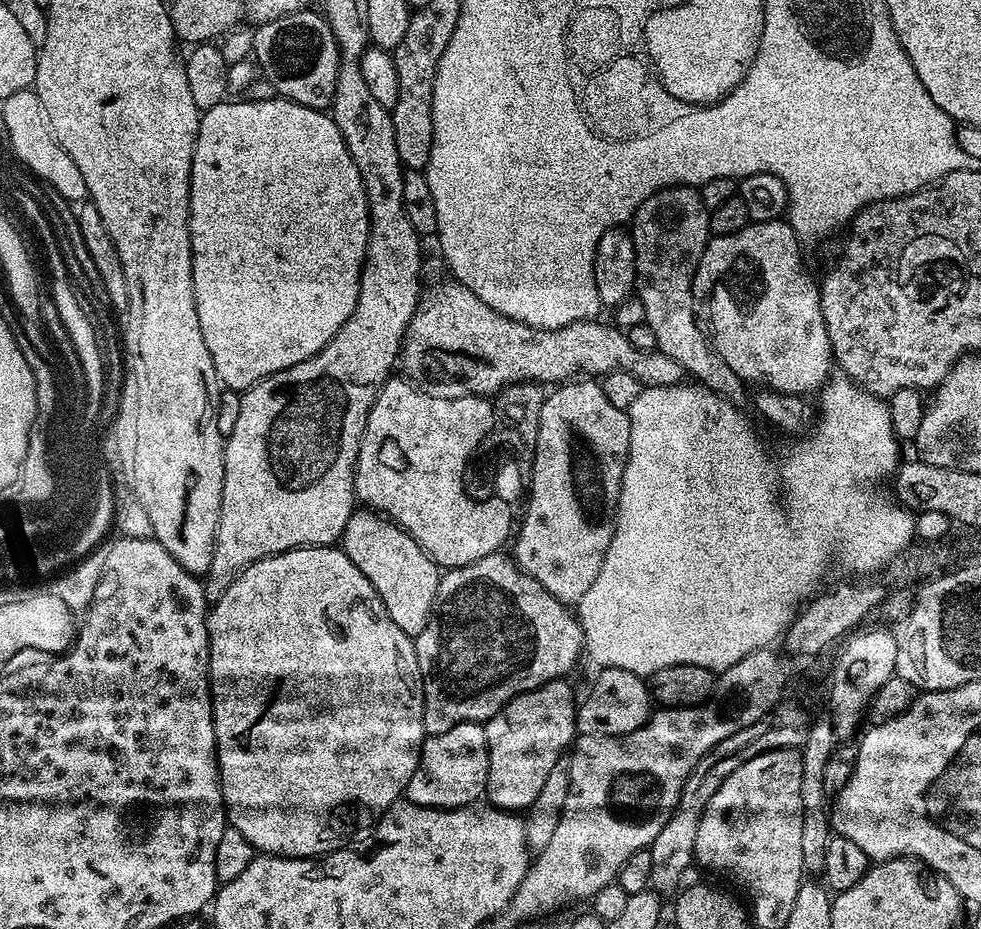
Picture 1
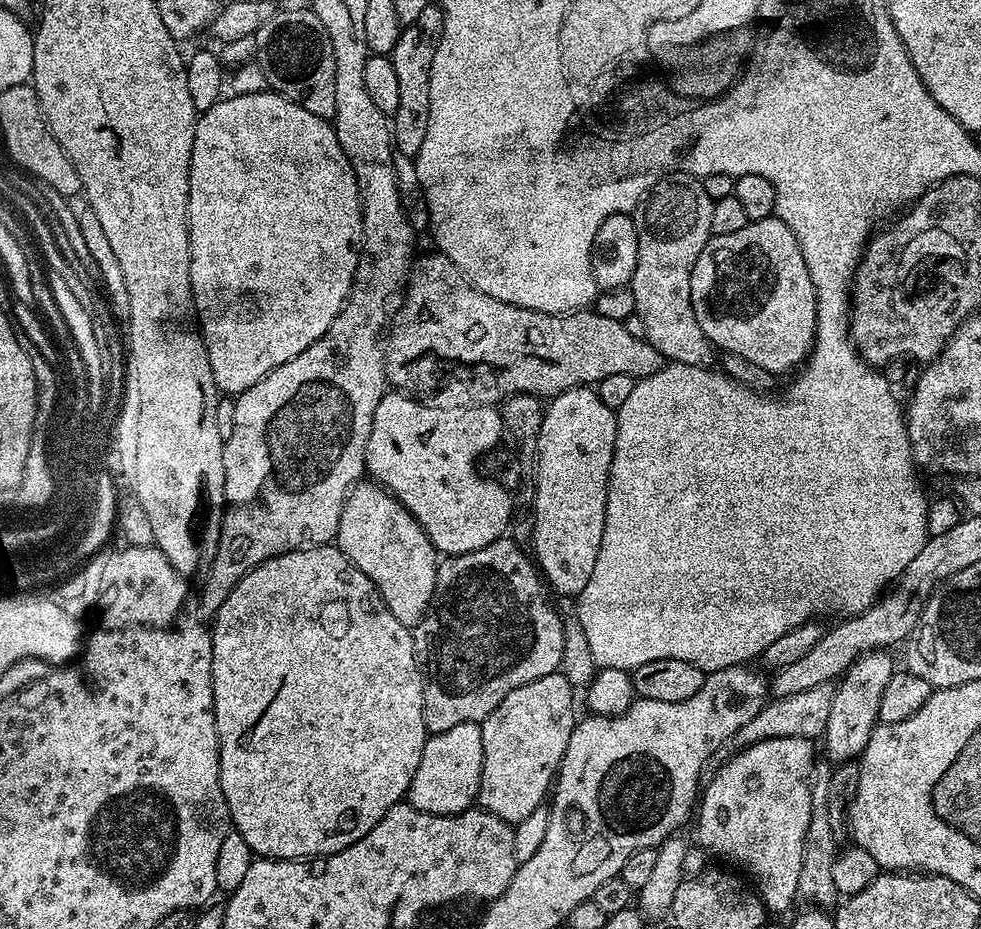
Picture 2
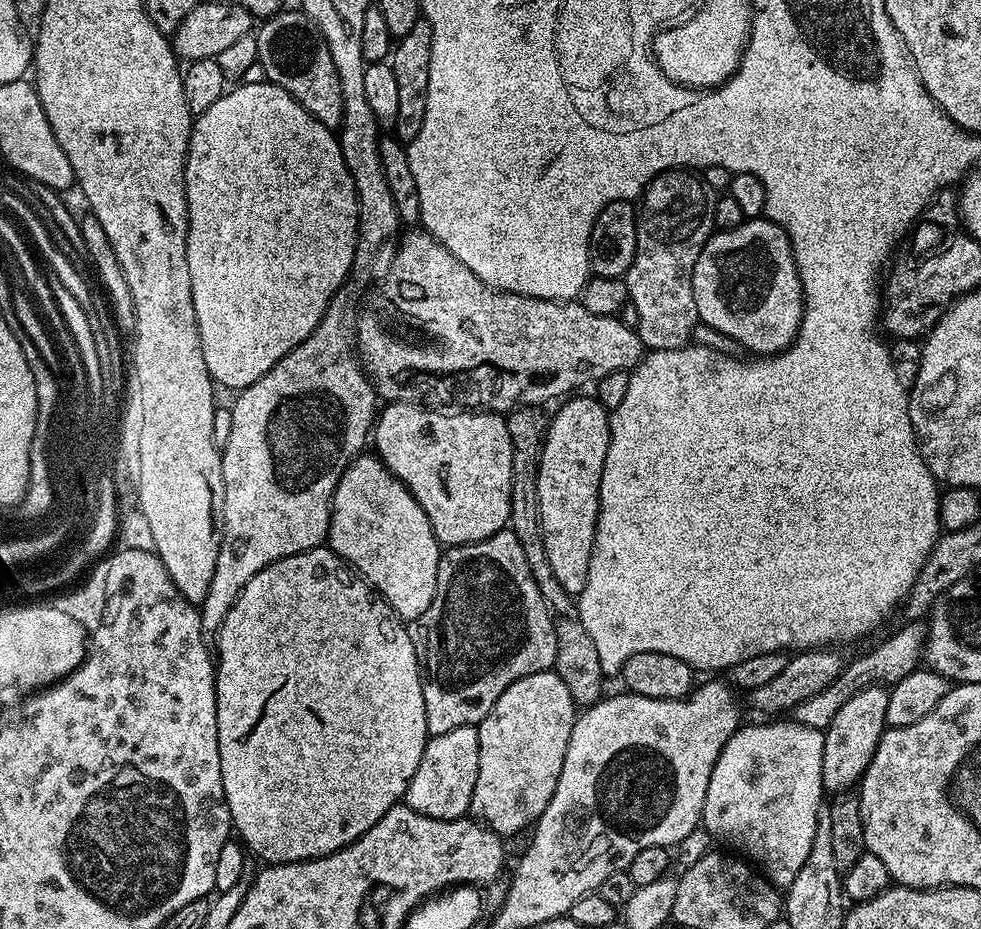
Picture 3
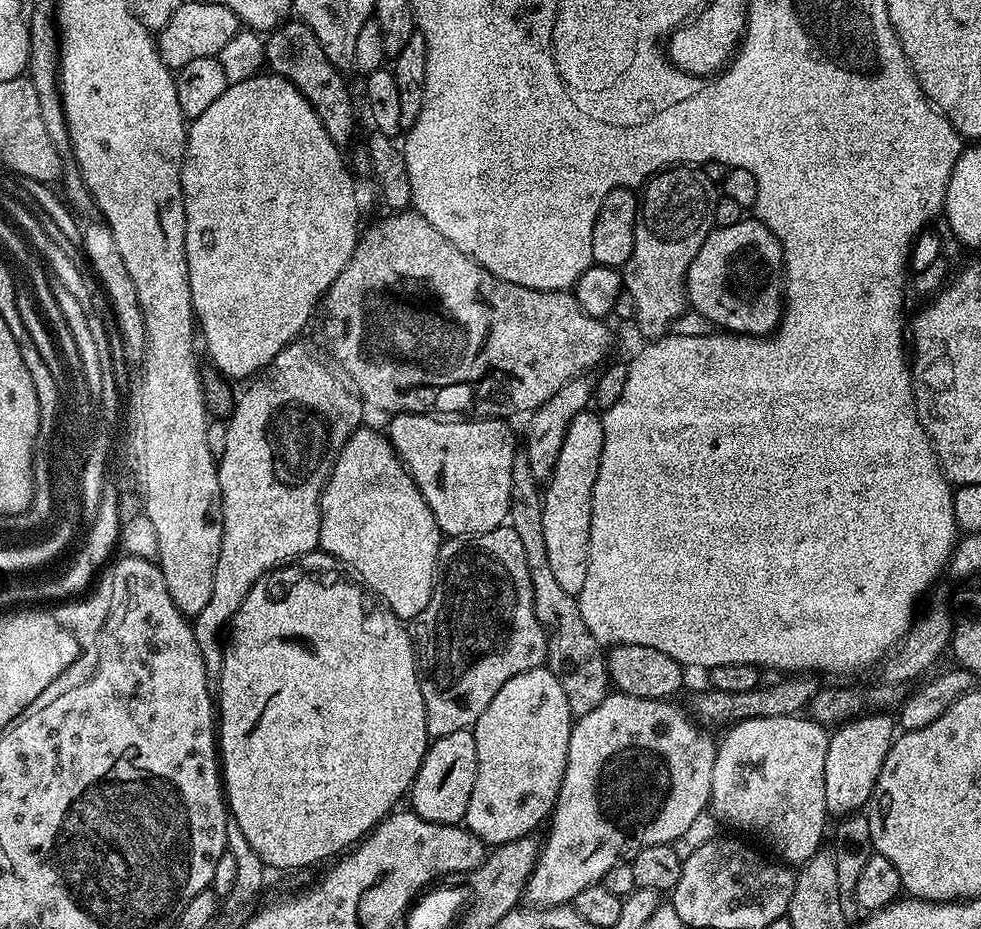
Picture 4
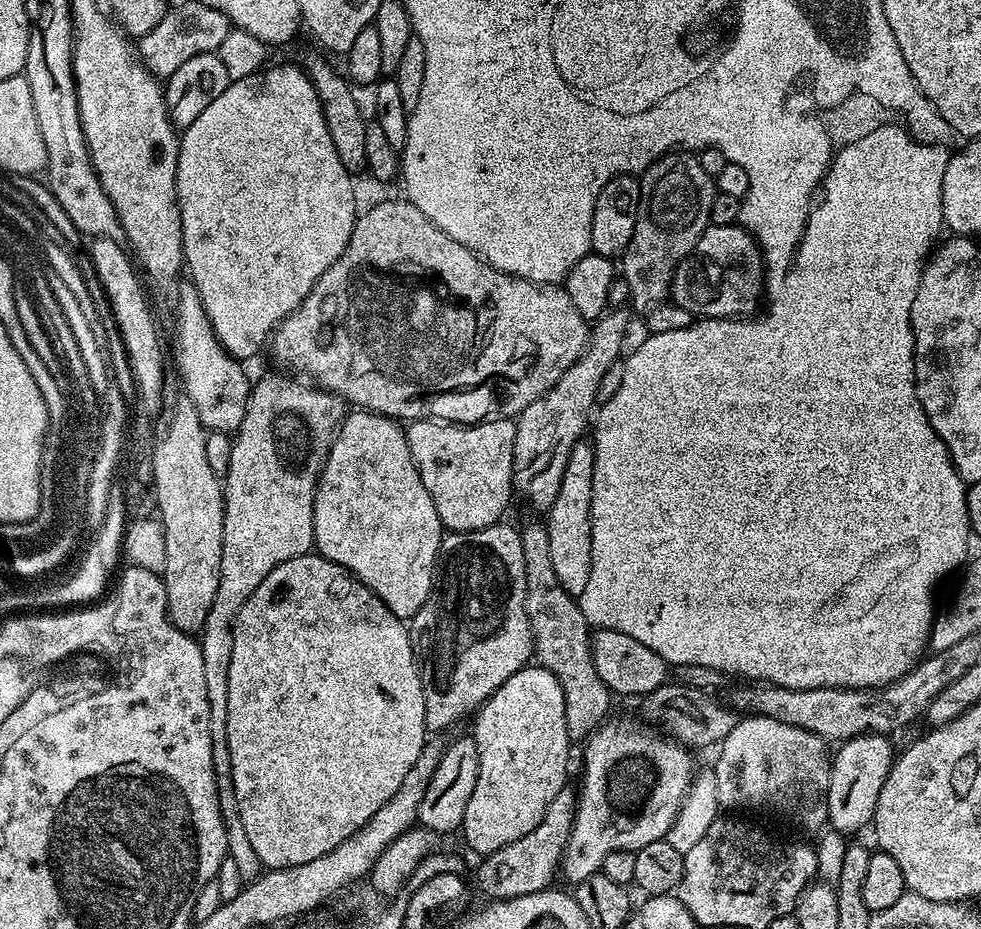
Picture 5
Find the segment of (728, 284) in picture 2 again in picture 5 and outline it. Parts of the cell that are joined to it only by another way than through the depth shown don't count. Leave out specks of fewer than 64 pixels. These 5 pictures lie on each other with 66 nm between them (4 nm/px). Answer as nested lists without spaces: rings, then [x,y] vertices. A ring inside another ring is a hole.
[[[739,223],[709,226],[702,234],[702,238],[698,238],[694,250],[690,250],[688,257],[676,267],[670,289],[671,303],[692,312],[693,317],[710,320],[735,320],[751,317],[761,307],[763,296],[764,255],[760,253],[760,248],[756,245],[752,233],[740,227]]]

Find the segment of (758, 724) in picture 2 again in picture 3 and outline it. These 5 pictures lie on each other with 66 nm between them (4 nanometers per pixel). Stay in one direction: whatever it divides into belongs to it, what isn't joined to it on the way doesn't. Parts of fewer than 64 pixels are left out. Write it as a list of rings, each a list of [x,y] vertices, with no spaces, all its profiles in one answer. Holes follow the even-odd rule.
[[[906,622],[902,626],[893,636],[882,641],[877,648],[870,649],[865,656],[860,656],[857,660],[849,659],[838,674],[838,678],[834,678],[834,682],[830,682],[826,690],[814,694],[814,698],[806,698],[806,702],[795,708],[796,723],[821,730],[828,728],[834,714],[838,714],[838,710],[842,710],[842,706],[863,688],[869,688],[871,684],[891,686],[906,678],[906,674],[910,674],[915,668],[921,667],[924,642],[928,634],[927,623]]]

